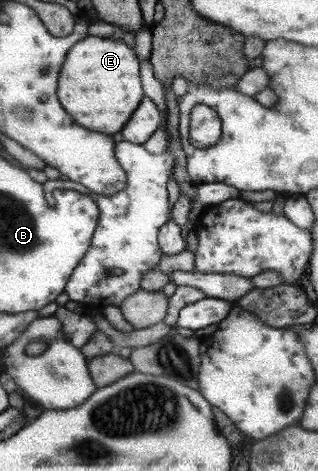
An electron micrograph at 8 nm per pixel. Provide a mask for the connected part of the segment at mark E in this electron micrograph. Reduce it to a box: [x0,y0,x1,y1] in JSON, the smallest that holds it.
[59,35,144,132]

